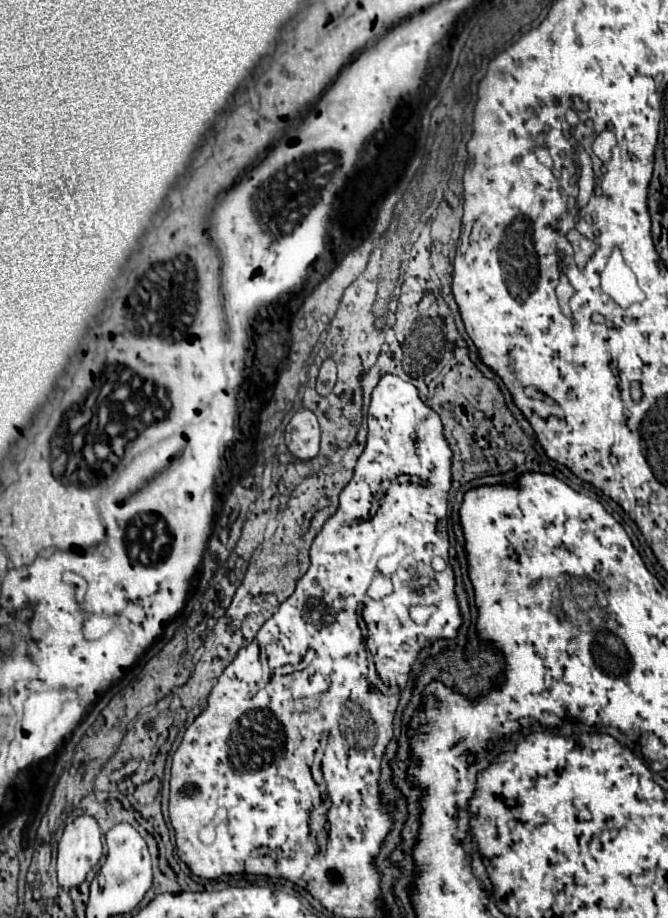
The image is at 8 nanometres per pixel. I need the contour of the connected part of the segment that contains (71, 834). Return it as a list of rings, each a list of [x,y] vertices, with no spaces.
[[[91,816],[67,824],[57,852],[57,880],[61,888],[79,886],[101,858],[101,832]]]

